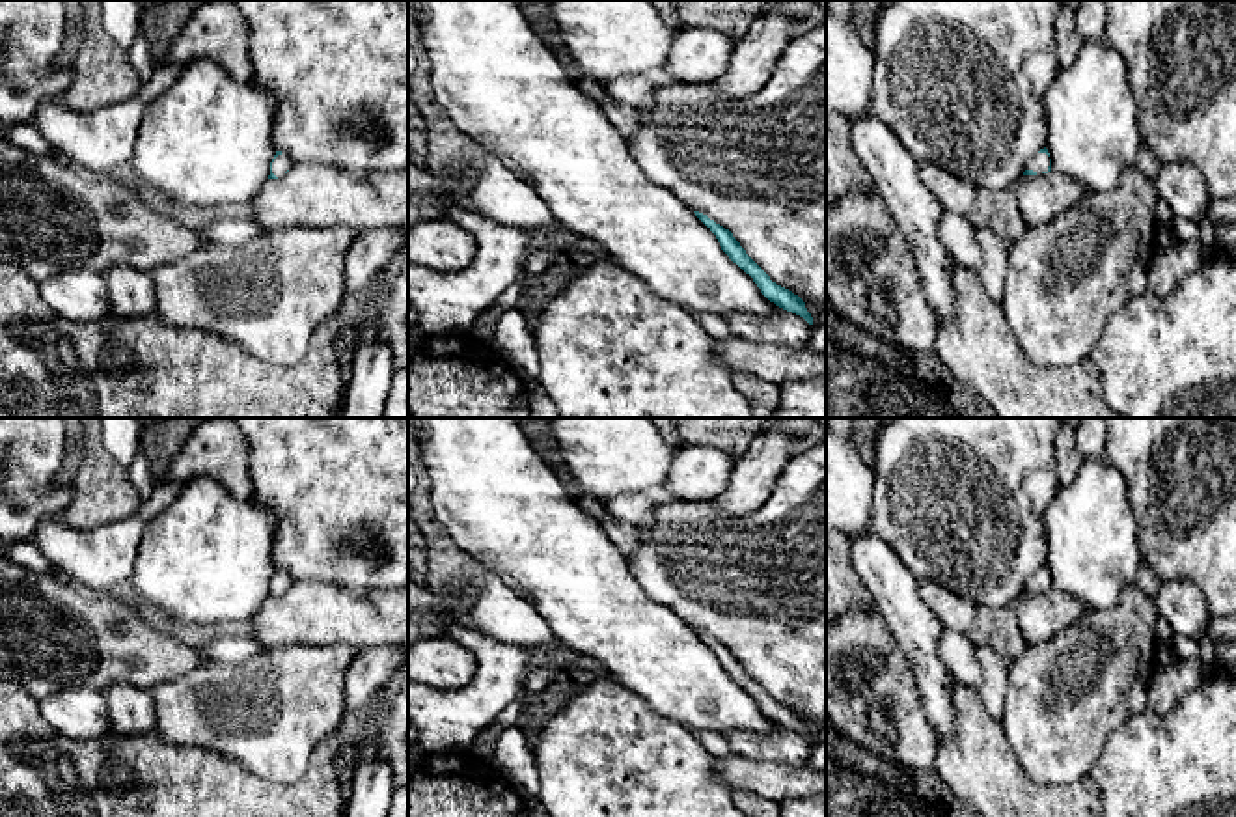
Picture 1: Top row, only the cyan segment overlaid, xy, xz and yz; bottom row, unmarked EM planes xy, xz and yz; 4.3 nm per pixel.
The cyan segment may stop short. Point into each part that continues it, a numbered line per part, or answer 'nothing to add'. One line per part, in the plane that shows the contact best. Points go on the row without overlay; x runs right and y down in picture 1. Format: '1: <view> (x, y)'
1: yz (1039, 581)

